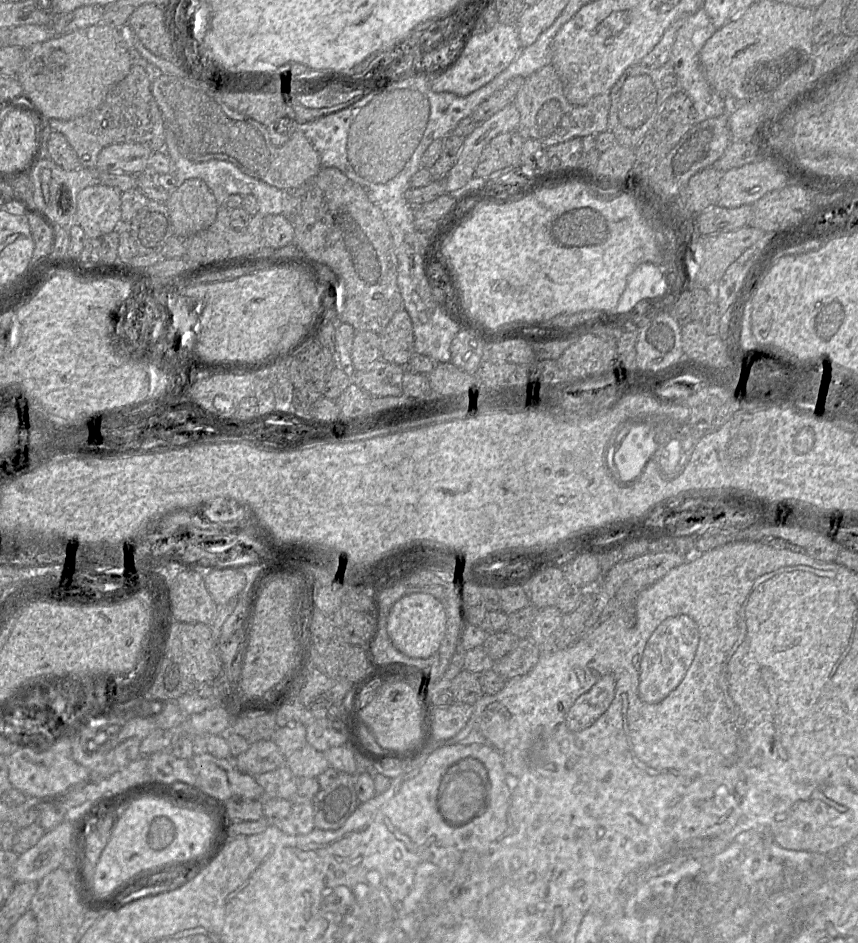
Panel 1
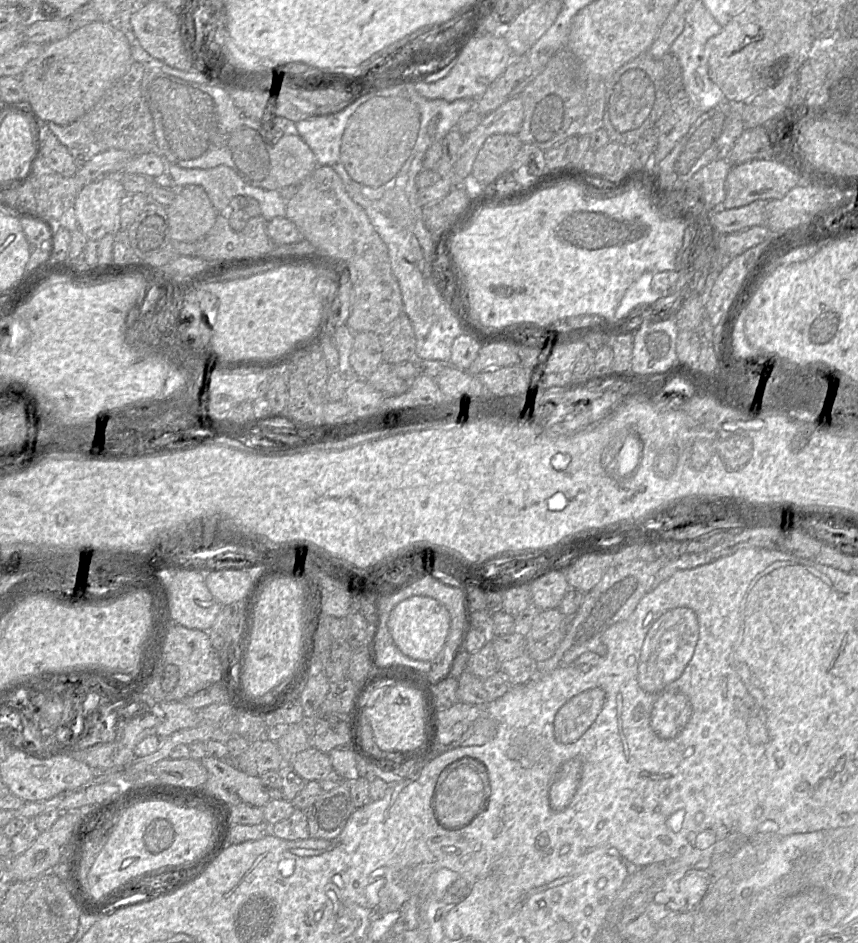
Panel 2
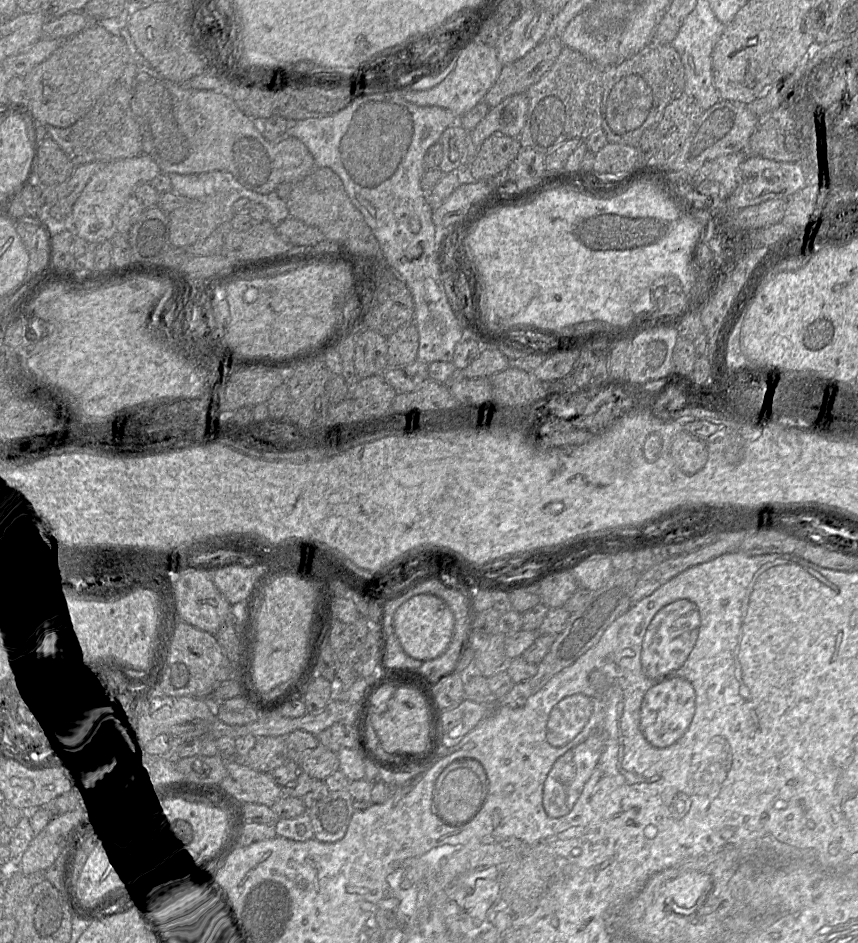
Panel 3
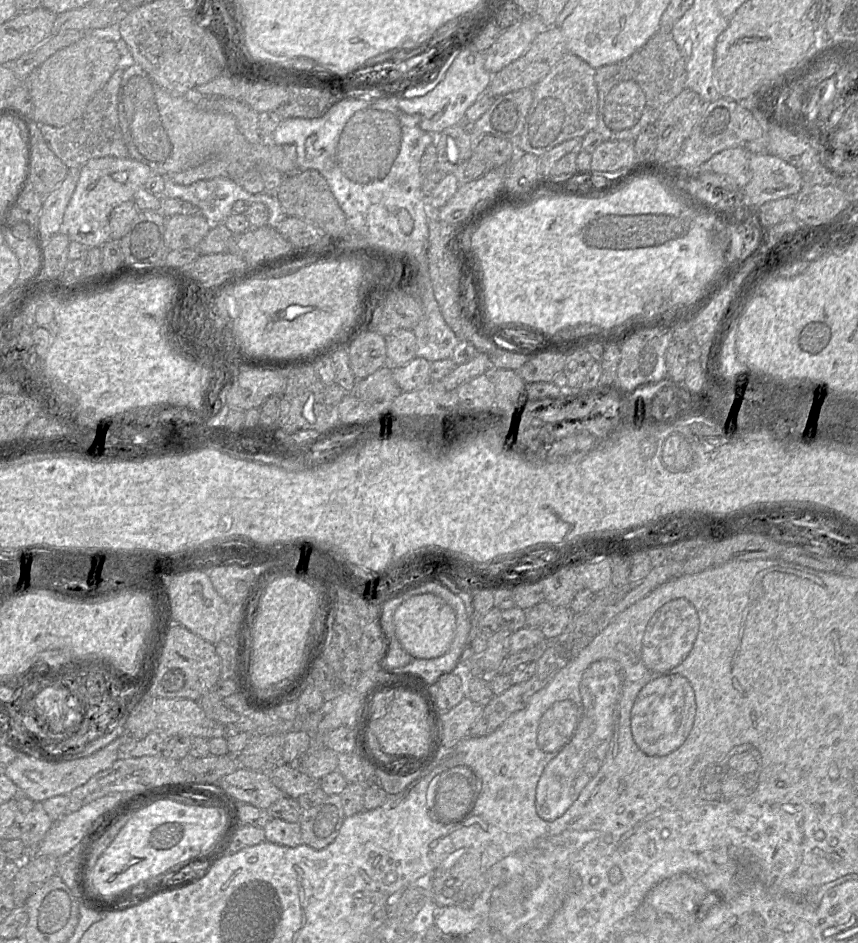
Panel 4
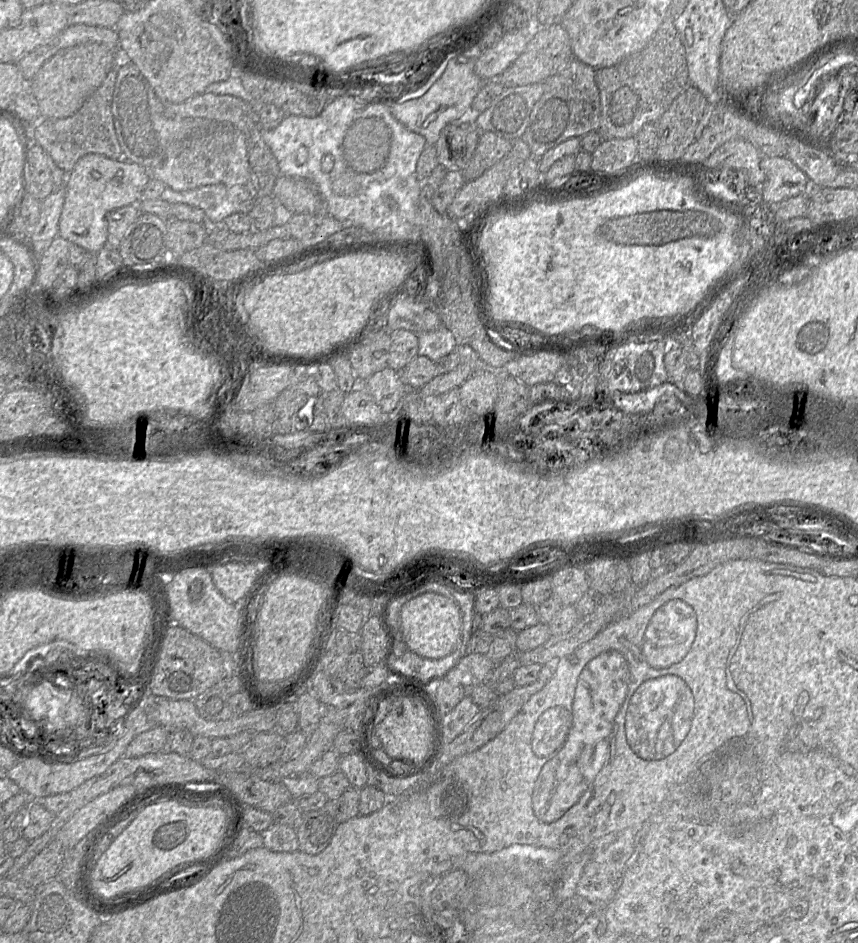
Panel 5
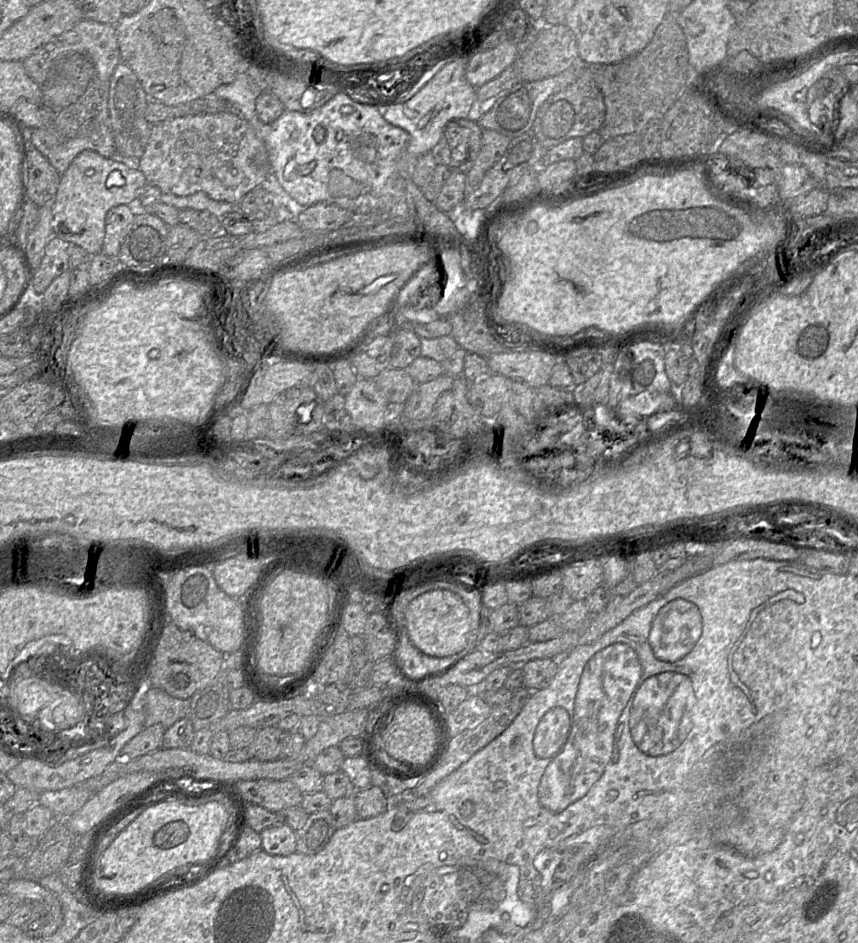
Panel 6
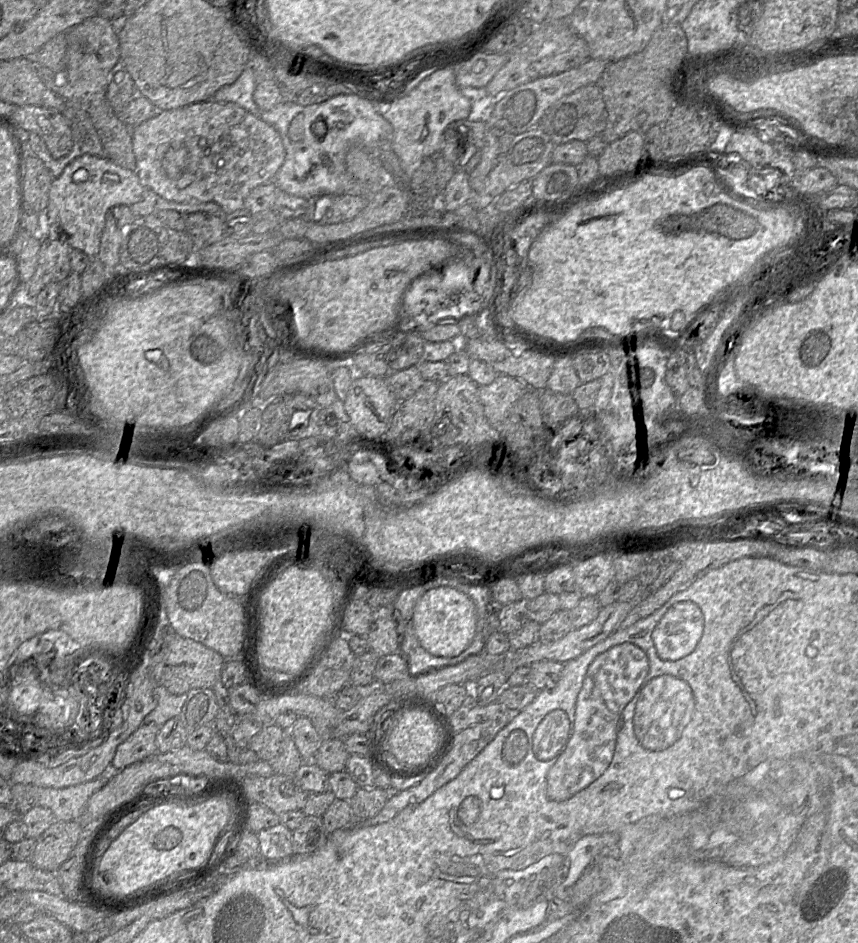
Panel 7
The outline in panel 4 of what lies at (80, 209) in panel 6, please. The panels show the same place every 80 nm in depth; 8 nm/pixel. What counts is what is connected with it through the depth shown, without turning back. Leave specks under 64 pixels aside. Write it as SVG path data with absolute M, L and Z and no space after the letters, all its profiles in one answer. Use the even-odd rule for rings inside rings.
M100 157L88 160L80 168L80 176L62 219L62 232L70 241L88 248L101 247L110 240L109 215L120 204L133 200L136 191L144 187L153 175L149 166L128 158Z

